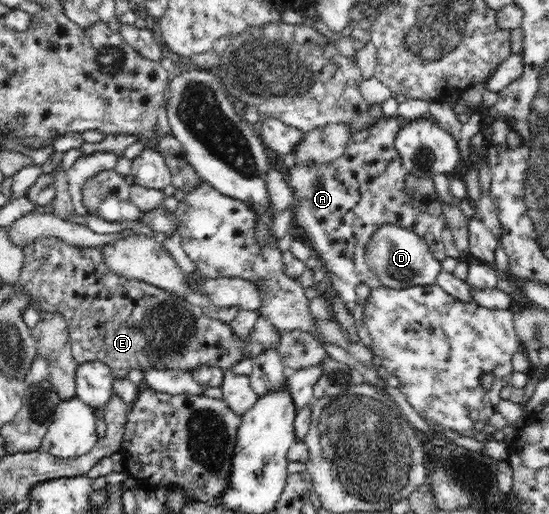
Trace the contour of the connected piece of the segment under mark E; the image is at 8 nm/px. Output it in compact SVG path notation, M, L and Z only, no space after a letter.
M43 237L37 238L27 245L21 245L21 249L25 254L23 259L23 267L20 271L19 286L27 292L34 304L43 312L49 312L52 314L60 314L68 325L68 332L70 337L70 349L72 350L72 355L74 359L79 363L85 361L99 360L105 365L110 367L113 377L125 377L127 378L127 373L131 369L145 369L145 367L158 367L159 369L178 369L183 371L188 371L189 369L195 369L199 367L200 364L207 364L209 367L217 367L219 369L230 368L233 364L241 362L242 358L247 358L248 356L259 356L265 351L271 351L271 349L277 350L278 341L280 340L281 331L279 331L275 326L269 323L266 317L260 316L255 324L255 331L246 339L241 340L233 334L231 326L229 324L223 323L222 321L210 318L204 314L201 306L191 304L185 298L179 298L179 296L173 295L173 293L167 293L161 288L153 286L153 284L143 285L141 280L126 280L123 276L113 273L109 266L105 263L104 255L102 254L102 248L97 247L79 247L79 246L69 246L62 239L57 237Z

